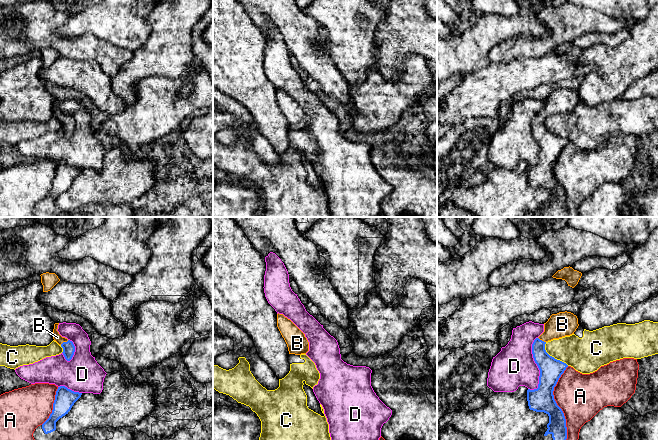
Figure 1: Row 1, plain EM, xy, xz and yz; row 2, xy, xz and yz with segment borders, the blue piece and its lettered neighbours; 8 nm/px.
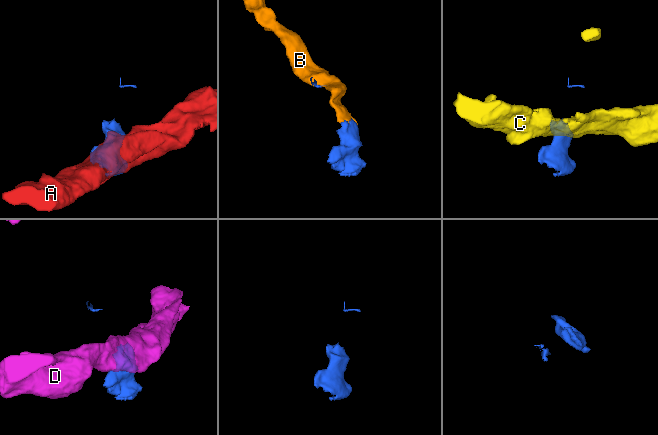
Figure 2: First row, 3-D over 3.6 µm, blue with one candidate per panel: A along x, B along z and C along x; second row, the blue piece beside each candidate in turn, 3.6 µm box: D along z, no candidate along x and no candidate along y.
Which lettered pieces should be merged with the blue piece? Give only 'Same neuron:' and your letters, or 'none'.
Same neuron: B

